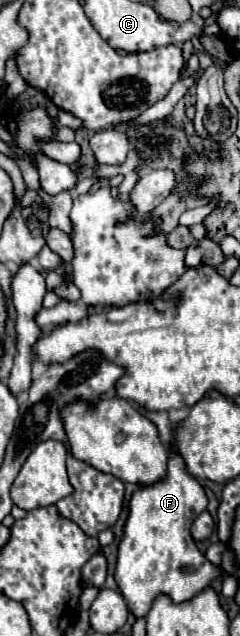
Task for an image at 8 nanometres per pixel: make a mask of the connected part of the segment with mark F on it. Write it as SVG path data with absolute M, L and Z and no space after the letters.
M174 452L170 454L166 478L134 492L114 572L116 584L134 618L144 618L160 594L170 596L176 604L188 602L222 576L222 570L206 560L190 536L190 526L206 510L206 504L204 488L186 472L184 460Z

